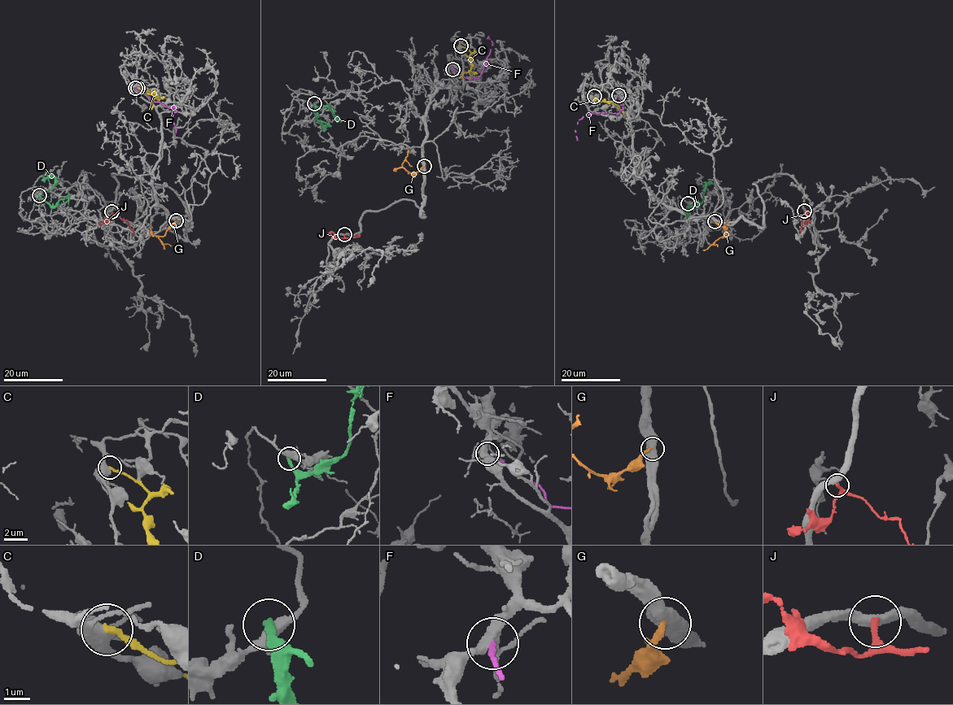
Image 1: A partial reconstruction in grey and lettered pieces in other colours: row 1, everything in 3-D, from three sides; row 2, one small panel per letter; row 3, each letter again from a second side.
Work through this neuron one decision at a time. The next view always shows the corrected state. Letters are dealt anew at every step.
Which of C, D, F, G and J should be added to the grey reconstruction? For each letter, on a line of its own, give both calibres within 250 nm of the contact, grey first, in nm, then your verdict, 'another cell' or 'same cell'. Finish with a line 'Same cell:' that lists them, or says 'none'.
C: 480 nm thick on the grey side, 200 nm on the other; another cell
D: 480 nm thick on the grey side, 320 nm on the other; another cell
F: 320 nm thick on the grey side, 200 nm on the other; another cell
G: 550 nm thick on the grey side, 240 nm on the other; another cell
J: 400 nm thick on the grey side, 240 nm on the other; another cell
Same cell: none

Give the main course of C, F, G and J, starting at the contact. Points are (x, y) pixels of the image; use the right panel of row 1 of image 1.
C: (594, 96), (598, 101), (614, 102), (624, 115)
F: (618, 95), (623, 107), (619, 113), (592, 113), (579, 119), (575, 130), (578, 141)
G: (715, 221), (723, 227), (723, 237), (702, 250)
J: (804, 211), (806, 214), (799, 232)

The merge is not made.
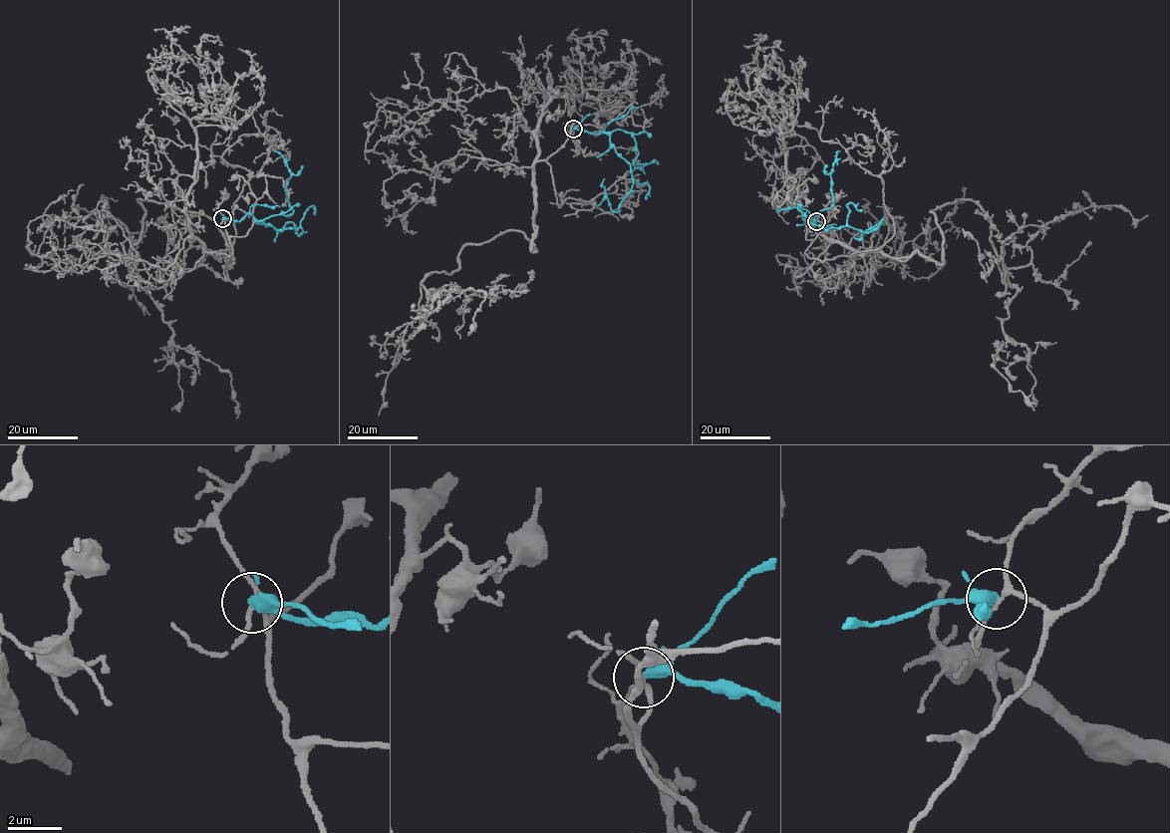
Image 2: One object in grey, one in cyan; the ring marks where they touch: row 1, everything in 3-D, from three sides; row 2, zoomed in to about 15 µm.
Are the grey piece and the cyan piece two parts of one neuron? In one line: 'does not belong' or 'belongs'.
does not belong

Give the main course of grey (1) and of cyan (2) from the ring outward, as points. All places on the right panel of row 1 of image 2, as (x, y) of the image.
1: (816, 222), (810, 258), (920, 251), (939, 264), (930, 211), (975, 201), (1017, 289), (992, 365), (1034, 411)
2: (816, 221), (812, 215), (809, 222), (825, 230), (848, 225), (870, 231), (883, 219), (853, 237)

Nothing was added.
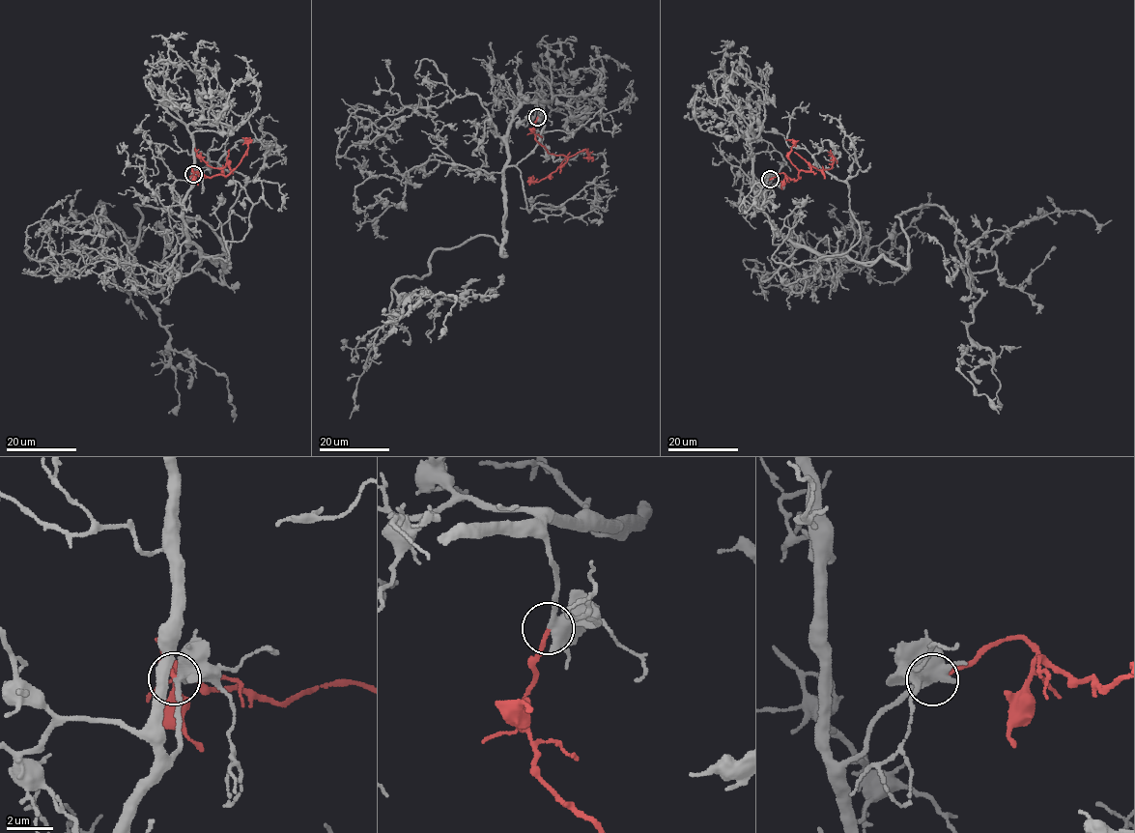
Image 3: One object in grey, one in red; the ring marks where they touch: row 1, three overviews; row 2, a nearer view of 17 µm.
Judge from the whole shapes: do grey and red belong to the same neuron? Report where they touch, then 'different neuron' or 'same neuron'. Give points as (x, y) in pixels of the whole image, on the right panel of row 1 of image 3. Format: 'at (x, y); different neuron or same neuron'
at (770, 179); same neuron

